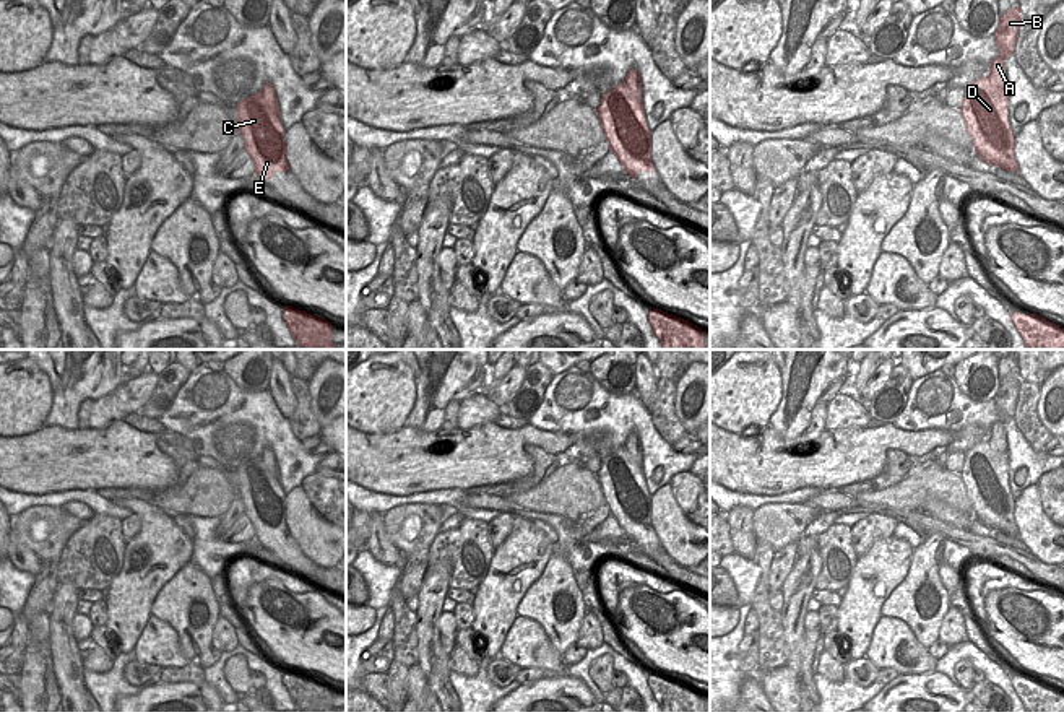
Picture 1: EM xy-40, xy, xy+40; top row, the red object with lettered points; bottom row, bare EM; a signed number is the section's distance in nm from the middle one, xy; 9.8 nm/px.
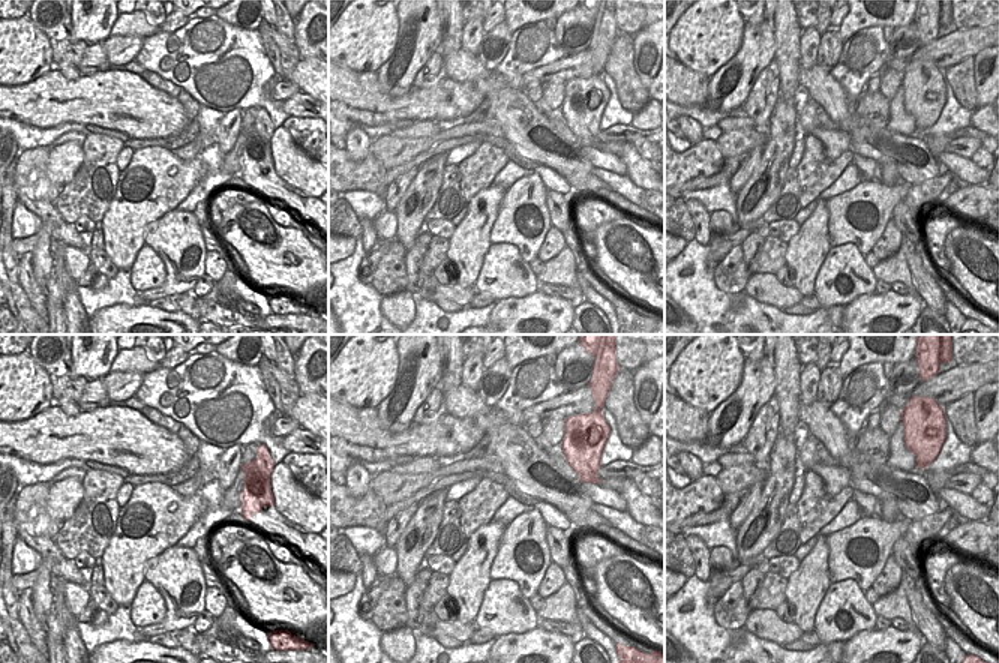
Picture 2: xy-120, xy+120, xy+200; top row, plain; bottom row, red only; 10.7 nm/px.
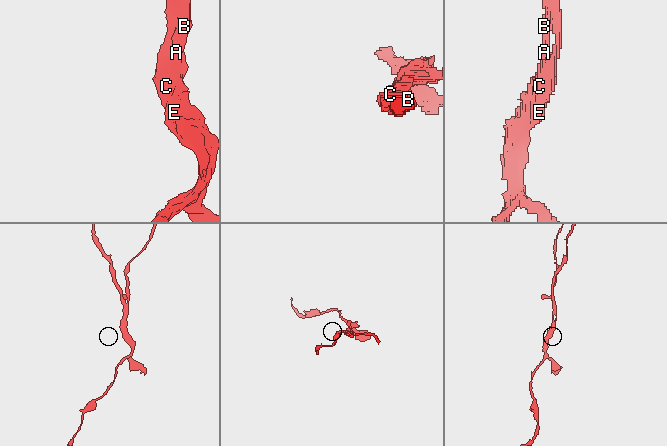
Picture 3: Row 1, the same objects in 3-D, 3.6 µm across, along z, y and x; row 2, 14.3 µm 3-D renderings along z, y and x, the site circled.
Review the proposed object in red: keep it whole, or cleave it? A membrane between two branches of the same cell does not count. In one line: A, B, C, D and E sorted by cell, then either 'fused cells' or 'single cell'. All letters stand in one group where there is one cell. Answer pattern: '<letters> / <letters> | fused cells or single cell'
A B D E / C | fused cells

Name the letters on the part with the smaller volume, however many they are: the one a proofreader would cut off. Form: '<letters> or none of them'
C

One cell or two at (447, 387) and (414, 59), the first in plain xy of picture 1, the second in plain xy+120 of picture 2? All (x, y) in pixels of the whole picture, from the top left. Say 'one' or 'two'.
one

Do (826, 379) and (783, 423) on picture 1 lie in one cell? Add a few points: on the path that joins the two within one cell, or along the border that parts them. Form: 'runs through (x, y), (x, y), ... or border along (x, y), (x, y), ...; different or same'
runs through (814, 390), (793, 416); same

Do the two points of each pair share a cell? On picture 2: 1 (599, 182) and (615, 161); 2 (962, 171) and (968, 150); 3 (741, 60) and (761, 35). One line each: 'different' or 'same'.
1: different
2: different
3: same

